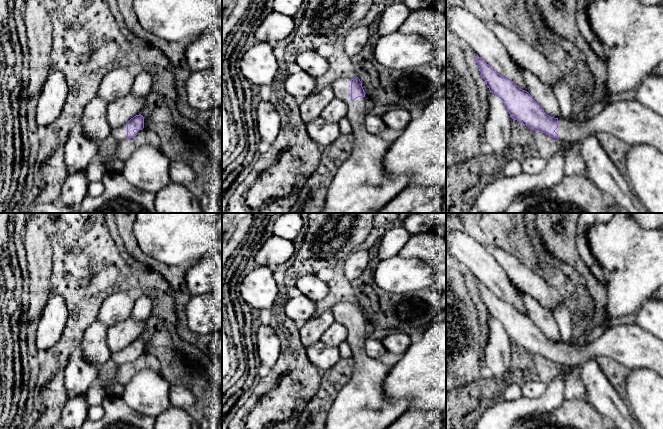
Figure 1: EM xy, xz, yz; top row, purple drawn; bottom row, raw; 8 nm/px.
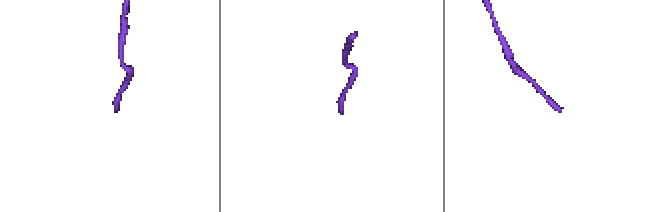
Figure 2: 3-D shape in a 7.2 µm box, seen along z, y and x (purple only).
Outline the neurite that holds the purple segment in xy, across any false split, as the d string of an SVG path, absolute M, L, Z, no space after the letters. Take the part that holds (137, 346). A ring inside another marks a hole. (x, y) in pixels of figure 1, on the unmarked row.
M139 338L131 342L126 348L111 354L111 359L118 365L135 361L144 352L144 341Z

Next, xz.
M357 301L336 304L332 313L335 322L347 327L347 342L352 350L354 369L349 382L337 394L326 418L325 429L386 429L407 411L409 400L390 401L385 397L383 384L389 371L401 360L402 355L386 351L380 358L373 359L365 353L365 316Z

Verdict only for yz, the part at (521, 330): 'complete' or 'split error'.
split error

